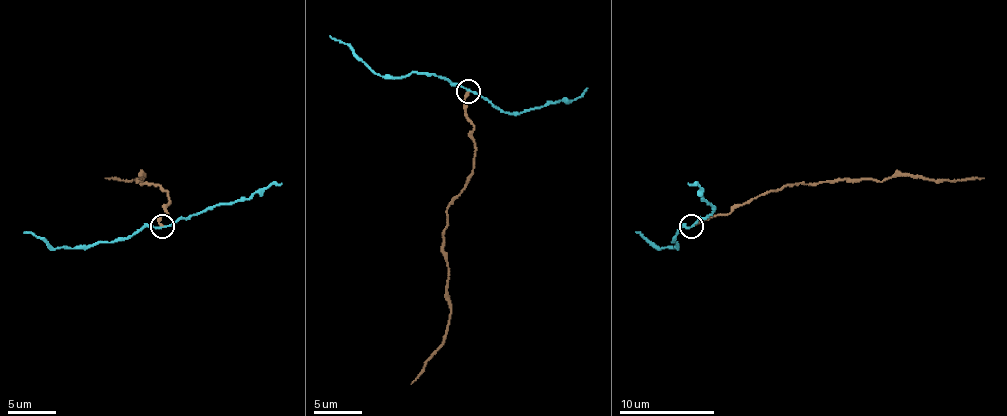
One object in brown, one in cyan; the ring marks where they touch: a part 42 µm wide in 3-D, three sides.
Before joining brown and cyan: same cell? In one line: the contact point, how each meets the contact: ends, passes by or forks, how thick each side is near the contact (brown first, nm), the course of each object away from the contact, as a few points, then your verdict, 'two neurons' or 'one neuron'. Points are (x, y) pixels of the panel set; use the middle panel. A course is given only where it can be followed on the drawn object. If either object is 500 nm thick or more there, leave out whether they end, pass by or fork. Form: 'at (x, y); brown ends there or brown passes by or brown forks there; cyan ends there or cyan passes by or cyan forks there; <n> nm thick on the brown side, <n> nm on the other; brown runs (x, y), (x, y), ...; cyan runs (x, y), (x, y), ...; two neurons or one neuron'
at (468, 91); brown ends there; cyan passes by; 190 nm thick on the brown side, 130 nm on the other; brown runs (467, 91), (465, 112), (475, 141), (472, 174), (446, 210), (444, 258), (451, 308), (446, 339), (410, 384); cyan runs (467, 91), (432, 74), (377, 74), (346, 43), (329, 36); two neurons

